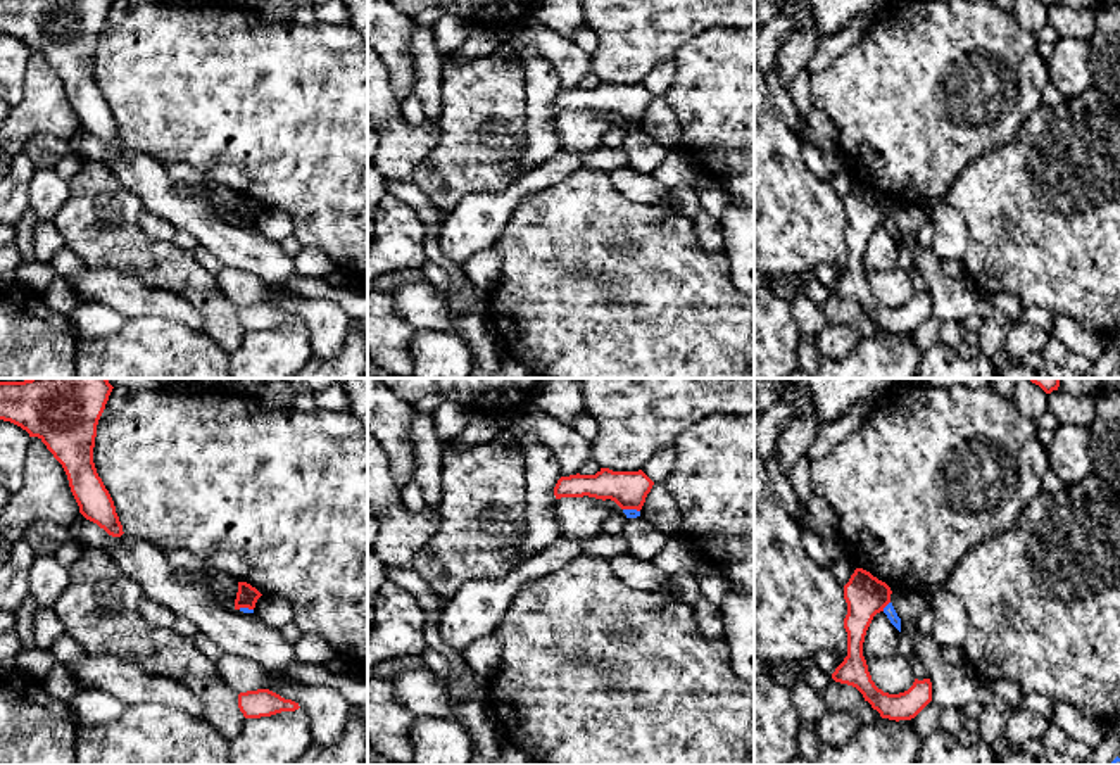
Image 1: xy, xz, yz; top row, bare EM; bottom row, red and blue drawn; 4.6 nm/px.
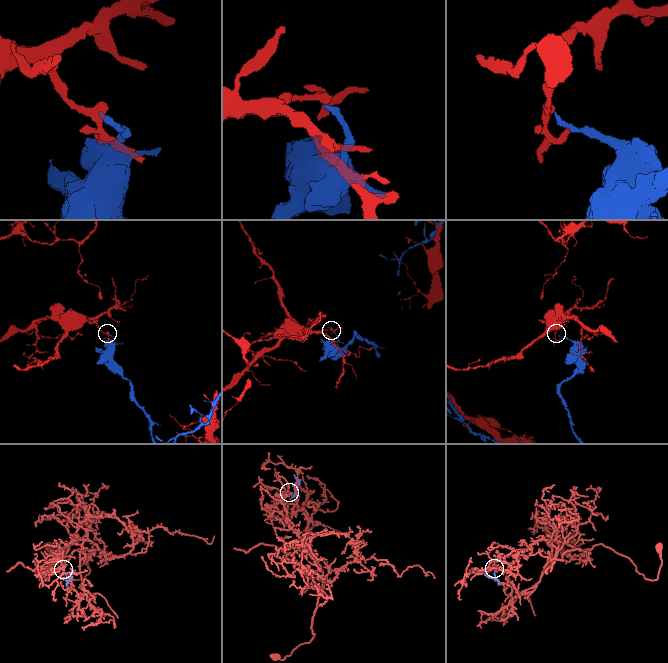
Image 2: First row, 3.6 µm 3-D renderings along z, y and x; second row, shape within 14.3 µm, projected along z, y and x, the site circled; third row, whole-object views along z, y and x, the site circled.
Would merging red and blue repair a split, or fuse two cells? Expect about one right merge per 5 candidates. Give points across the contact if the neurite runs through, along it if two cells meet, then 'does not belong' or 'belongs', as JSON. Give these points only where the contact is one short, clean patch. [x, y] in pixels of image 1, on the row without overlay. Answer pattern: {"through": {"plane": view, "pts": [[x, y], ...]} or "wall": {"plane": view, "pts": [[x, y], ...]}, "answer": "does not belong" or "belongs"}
{"wall": {"plane": "yz", "pts": [[889, 214], [882, 223]]}, "answer": "does not belong"}

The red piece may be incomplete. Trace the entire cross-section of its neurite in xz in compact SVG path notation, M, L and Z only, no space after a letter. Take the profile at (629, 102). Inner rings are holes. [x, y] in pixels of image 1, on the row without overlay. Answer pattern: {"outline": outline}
{"outline": "M601 81L595 88L561 90L554 100L556 112L595 111L611 112L621 123L640 124L654 95L642 85L613 85Z"}

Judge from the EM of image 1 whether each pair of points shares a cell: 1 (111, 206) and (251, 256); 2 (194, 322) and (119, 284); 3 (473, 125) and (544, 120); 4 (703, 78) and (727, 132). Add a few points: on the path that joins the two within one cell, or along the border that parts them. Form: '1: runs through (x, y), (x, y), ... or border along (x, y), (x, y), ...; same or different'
1: border along (116, 178), (138, 197), (144, 209); different
2: runs through (175, 308), (138, 299); same
3: border along (525, 80), (527, 158), (522, 161); different
4: runs through (717, 92), (723, 99), (723, 118); same

